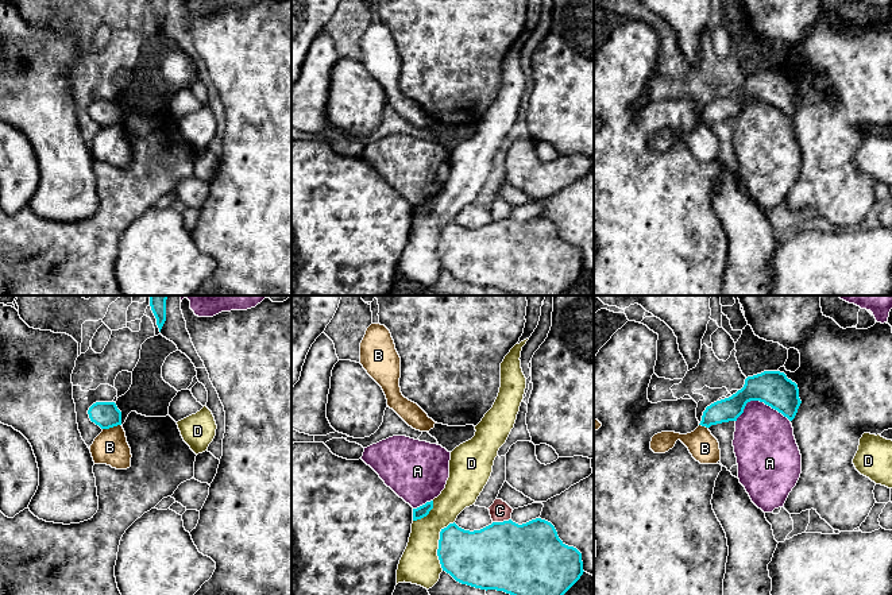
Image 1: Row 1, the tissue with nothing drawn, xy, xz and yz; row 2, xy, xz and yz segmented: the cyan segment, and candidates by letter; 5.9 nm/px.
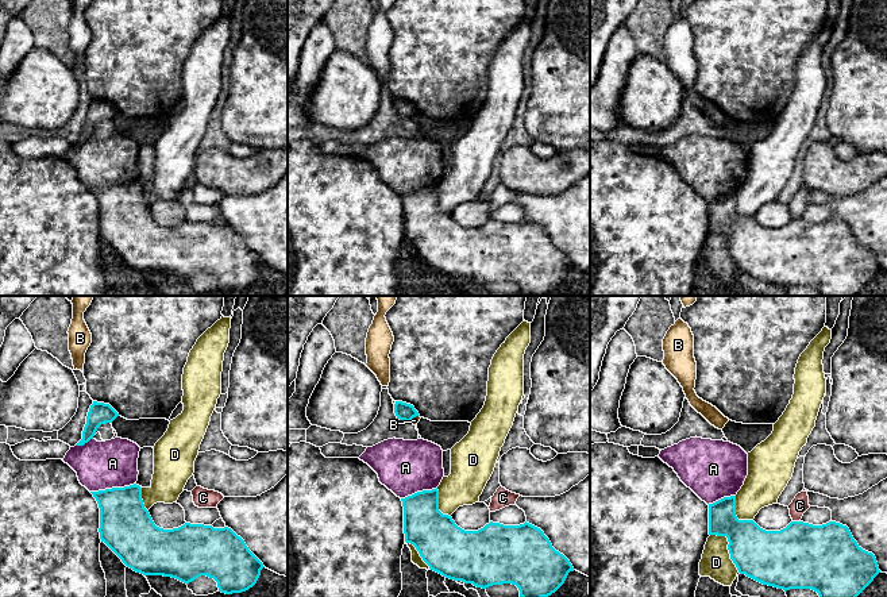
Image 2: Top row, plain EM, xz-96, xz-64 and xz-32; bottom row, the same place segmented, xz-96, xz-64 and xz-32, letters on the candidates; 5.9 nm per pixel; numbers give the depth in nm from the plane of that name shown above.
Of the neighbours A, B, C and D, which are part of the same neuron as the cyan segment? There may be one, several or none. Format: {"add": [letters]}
{"add": []}

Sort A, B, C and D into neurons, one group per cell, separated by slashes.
A / B / C / D

